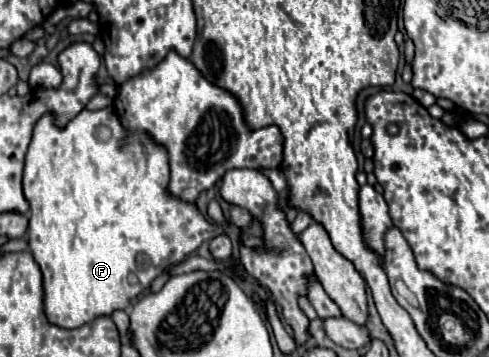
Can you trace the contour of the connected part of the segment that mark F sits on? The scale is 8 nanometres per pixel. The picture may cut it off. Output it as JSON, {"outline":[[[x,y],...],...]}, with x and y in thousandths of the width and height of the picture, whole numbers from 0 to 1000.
{"outline":[[[213,303],[200,314],[168,308],[164,325],[155,325],[131,364],[123,364],[106,347],[106,325],[86,325],[86,336],[70,359],[70,381],[65,381],[57,431],[53,431],[53,471],[49,471],[45,515],[49,515],[49,549],[61,571],[57,689],[61,689],[65,717],[90,773],[90,874],[94,874],[94,891],[102,908],[135,919],[135,924],[151,924],[151,919],[164,919],[204,885],[229,885],[237,868],[258,868],[266,857],[266,846],[311,796],[311,784],[319,773],[327,773],[339,751],[372,734],[380,717],[389,717],[417,678],[413,650],[429,650],[425,633],[434,639],[438,627],[425,627],[397,571],[380,571],[356,549],[344,549],[339,543],[344,499],[348,499],[348,482],[344,482],[339,420],[331,409],[315,403],[299,375],[262,375],[245,353],[229,303]]]}

